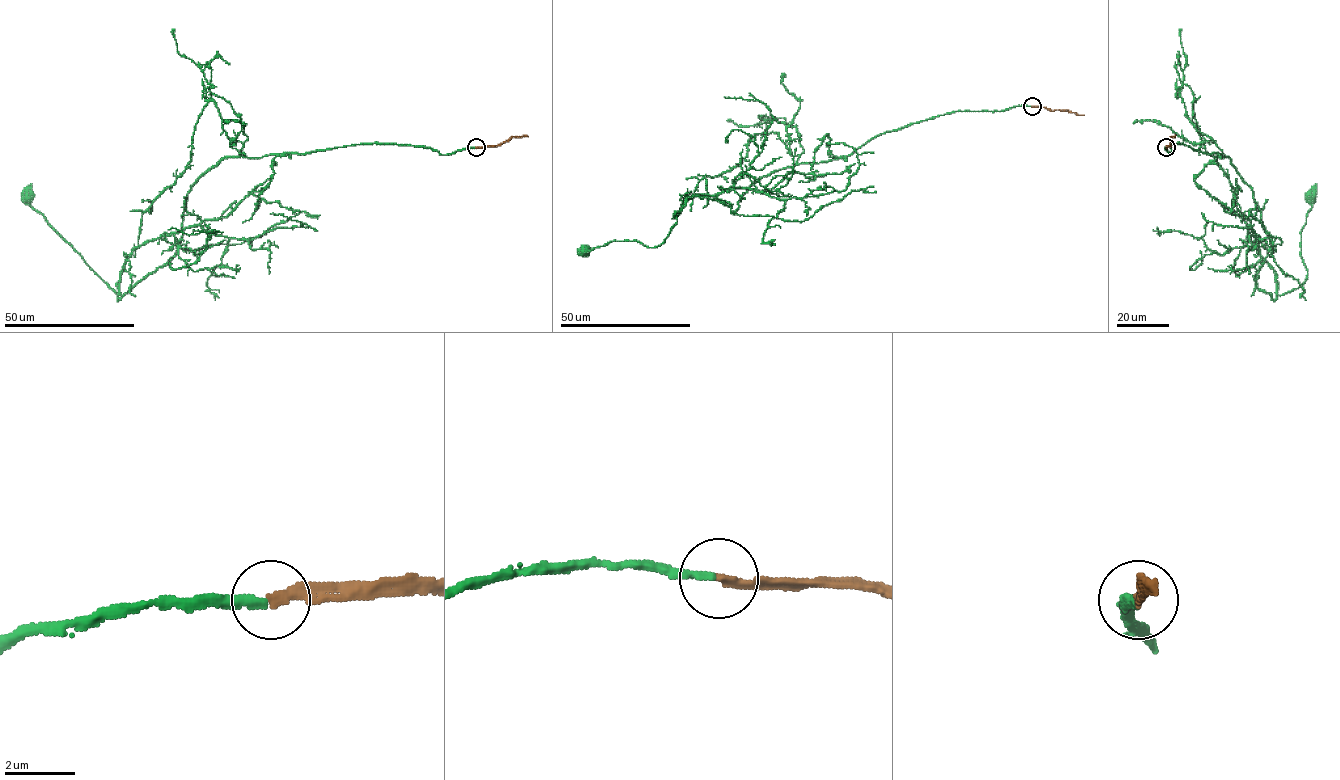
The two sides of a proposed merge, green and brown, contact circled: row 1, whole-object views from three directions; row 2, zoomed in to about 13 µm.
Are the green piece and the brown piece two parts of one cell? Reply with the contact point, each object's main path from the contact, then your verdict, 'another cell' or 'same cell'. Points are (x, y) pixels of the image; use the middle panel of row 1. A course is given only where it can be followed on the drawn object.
(1032, 106) | green via (1031, 106), (881, 133), (848, 155), (761, 176), (733, 213), (689, 196), (657, 246), (583, 251) | brown via (1032, 106), (1084, 115) | same cell

